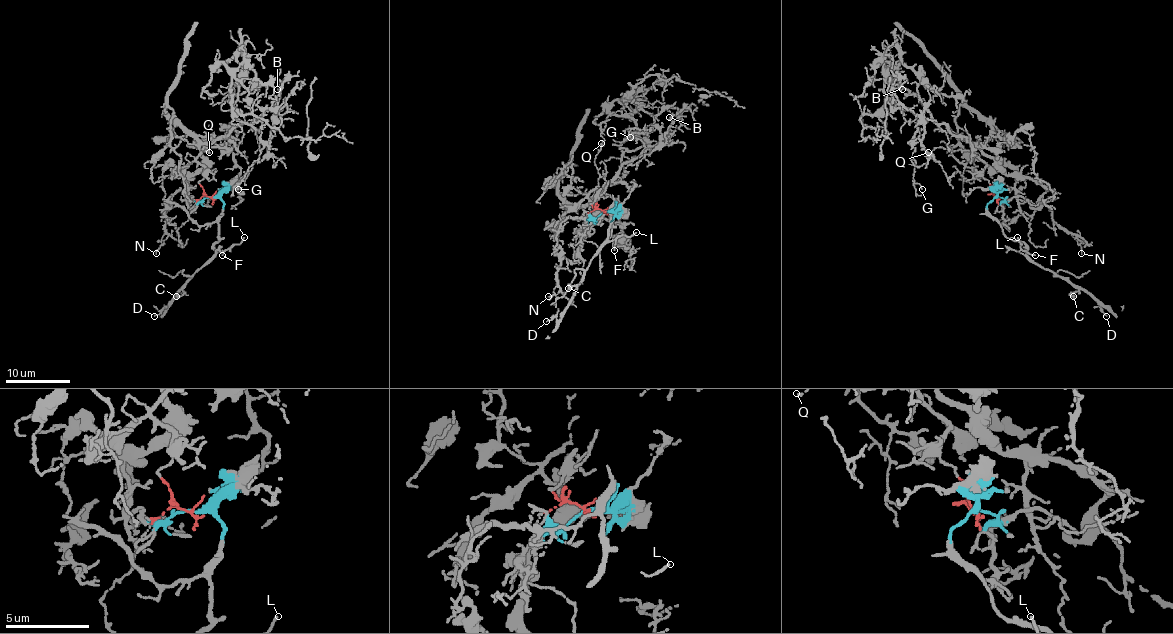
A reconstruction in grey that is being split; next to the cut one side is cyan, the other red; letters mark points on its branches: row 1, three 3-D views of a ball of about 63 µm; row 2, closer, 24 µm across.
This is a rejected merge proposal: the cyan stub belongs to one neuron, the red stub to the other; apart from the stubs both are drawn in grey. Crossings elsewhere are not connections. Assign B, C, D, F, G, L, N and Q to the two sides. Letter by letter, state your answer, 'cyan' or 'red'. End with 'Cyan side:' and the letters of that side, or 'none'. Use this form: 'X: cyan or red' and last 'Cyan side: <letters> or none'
B: red
C: cyan
D: cyan
F: cyan
G: red
L: cyan
N: red
Q: red
Cyan side: C, D, F, L

